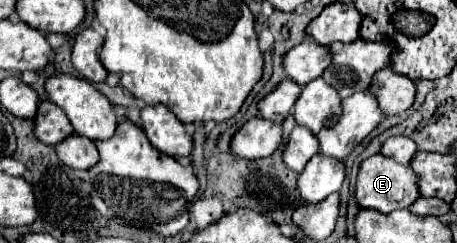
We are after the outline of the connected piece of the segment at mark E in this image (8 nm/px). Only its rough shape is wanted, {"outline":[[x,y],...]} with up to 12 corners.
{"outline":[[376,154],[360,164],[354,198],[384,214],[418,198],[416,174]]}

